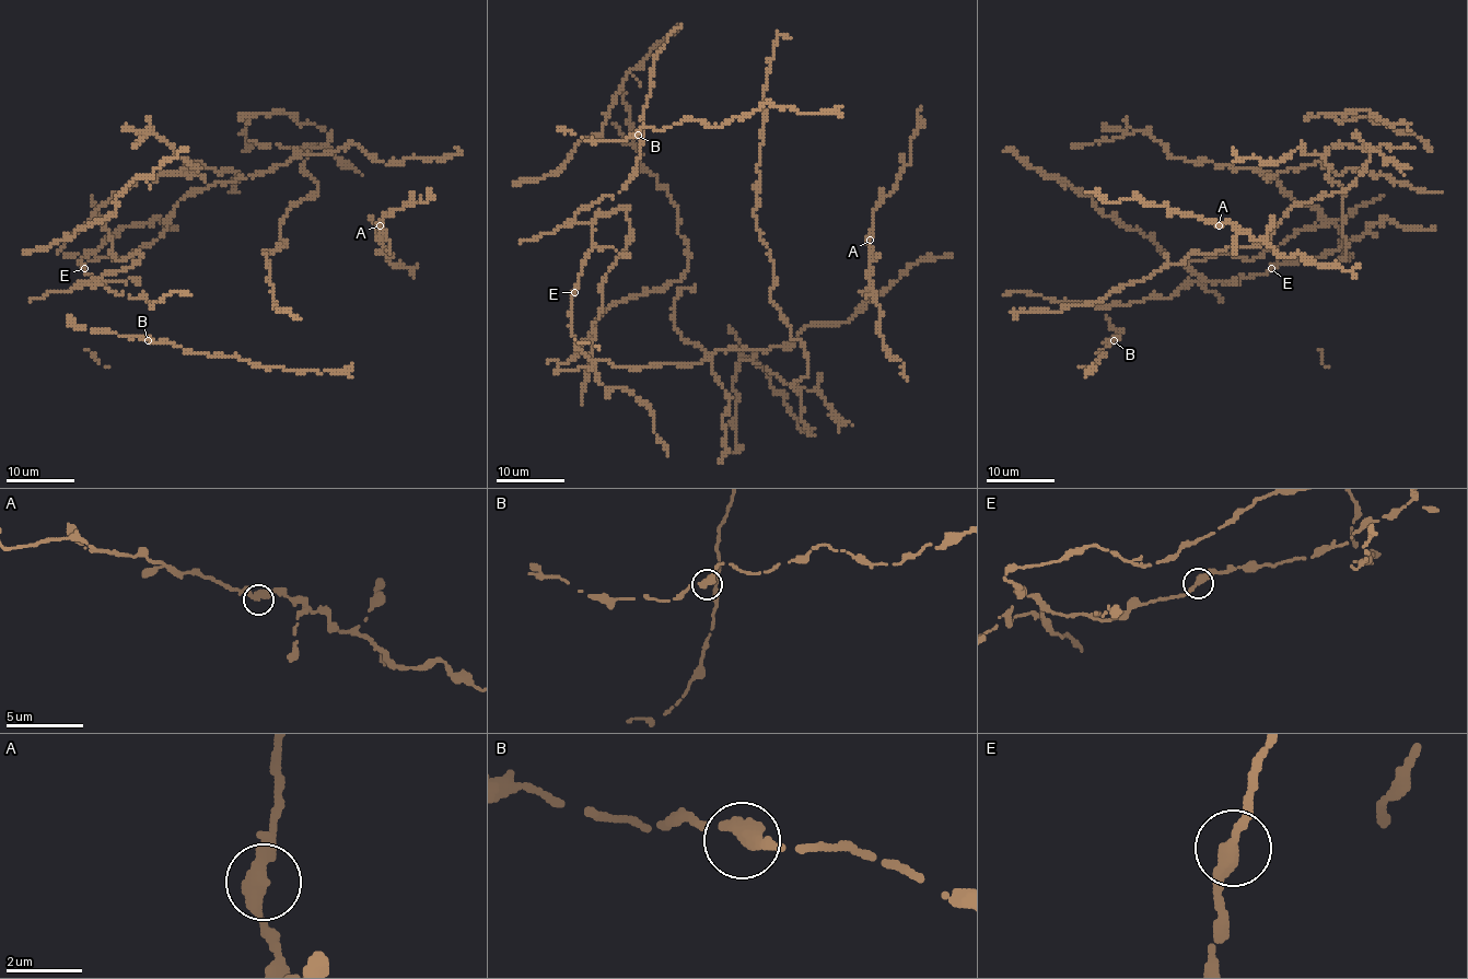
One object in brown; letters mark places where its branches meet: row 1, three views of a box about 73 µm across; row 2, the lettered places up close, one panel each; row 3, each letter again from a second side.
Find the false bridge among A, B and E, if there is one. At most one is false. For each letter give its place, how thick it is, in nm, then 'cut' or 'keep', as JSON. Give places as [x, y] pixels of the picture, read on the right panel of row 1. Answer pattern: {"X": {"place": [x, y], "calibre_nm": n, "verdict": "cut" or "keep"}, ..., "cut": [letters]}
{"A": {"place": [1219, 225], "calibre_nm": 360, "verdict": "keep"}, "B": {"place": [1114, 340], "calibre_nm": 340, "verdict": "keep"}, "E": {"place": [1271, 268], "calibre_nm": 320, "verdict": "keep"}, "cut": []}

